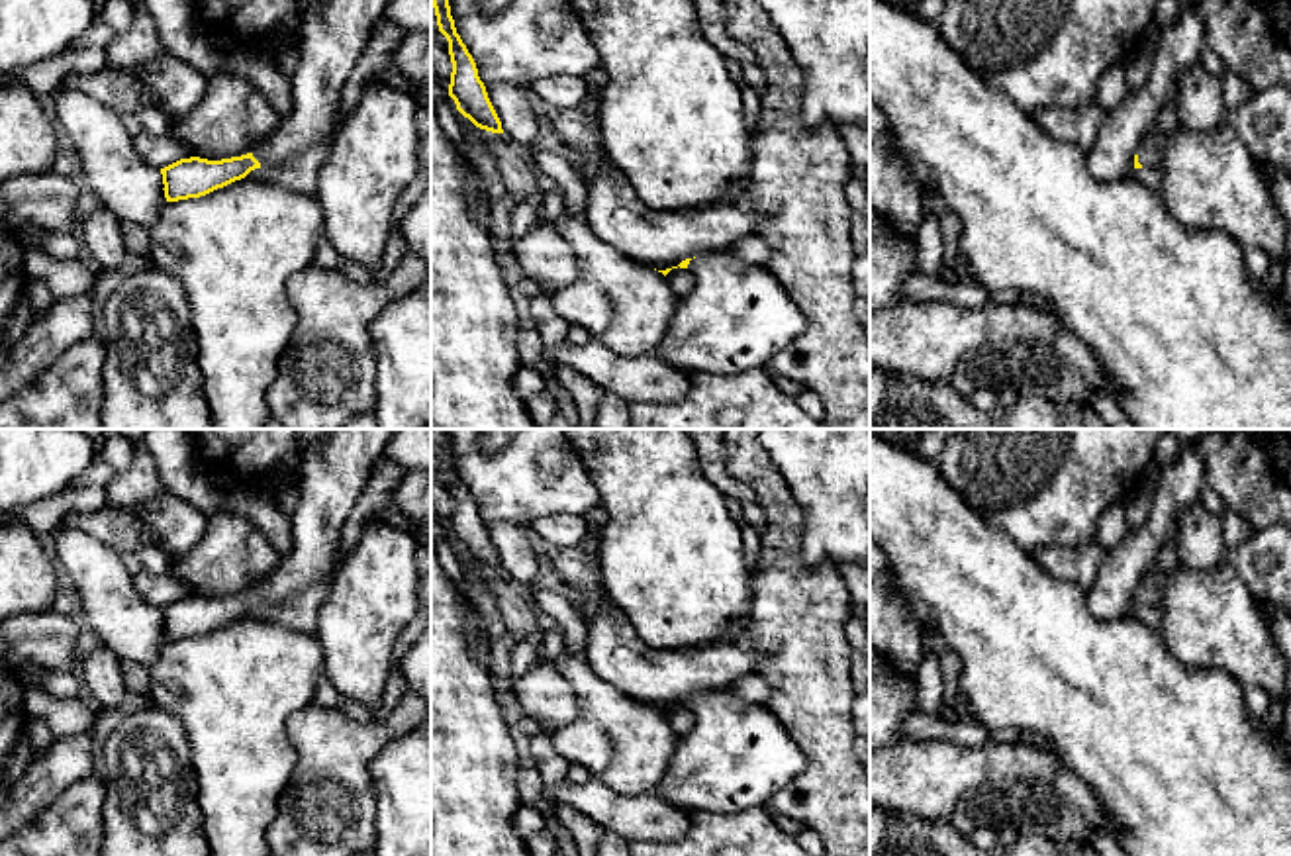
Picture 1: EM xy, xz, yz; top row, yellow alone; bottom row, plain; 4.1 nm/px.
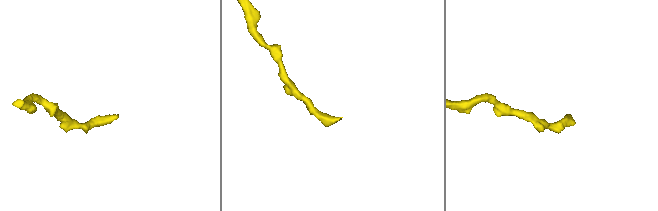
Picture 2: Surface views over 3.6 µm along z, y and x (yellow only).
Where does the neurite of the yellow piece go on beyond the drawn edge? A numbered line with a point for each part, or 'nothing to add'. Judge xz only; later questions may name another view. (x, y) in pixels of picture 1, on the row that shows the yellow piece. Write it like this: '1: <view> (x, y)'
1: xz (737, 316)

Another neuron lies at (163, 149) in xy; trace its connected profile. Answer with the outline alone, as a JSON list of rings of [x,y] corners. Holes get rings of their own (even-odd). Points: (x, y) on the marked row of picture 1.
[[[170,129],[163,135],[139,133],[133,137],[133,147],[157,168],[165,168],[180,159],[194,157],[192,149],[178,141]]]

